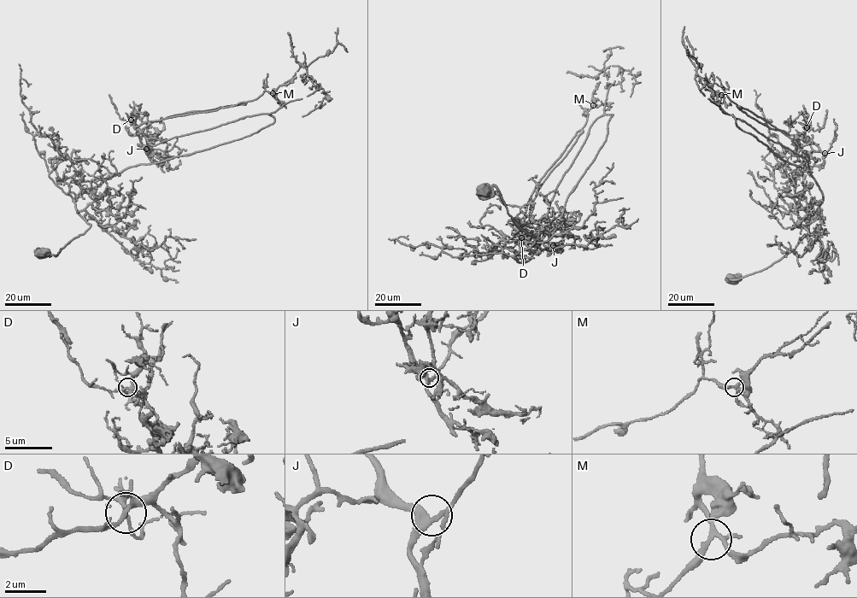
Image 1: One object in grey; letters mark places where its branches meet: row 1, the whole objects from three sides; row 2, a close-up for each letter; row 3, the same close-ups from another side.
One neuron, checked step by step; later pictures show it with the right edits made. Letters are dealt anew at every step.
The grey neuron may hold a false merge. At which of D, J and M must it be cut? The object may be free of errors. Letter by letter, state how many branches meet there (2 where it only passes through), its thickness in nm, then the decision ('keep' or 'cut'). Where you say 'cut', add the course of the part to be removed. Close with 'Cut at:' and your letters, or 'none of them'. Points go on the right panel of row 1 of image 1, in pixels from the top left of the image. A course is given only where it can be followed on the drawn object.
D: 4 branches meet; 200 nm thick; keep
J: 4 branches meet; 260 nm thick; keep
M: 4 branches meet; 200 nm thick; keep
Cut at: none of them

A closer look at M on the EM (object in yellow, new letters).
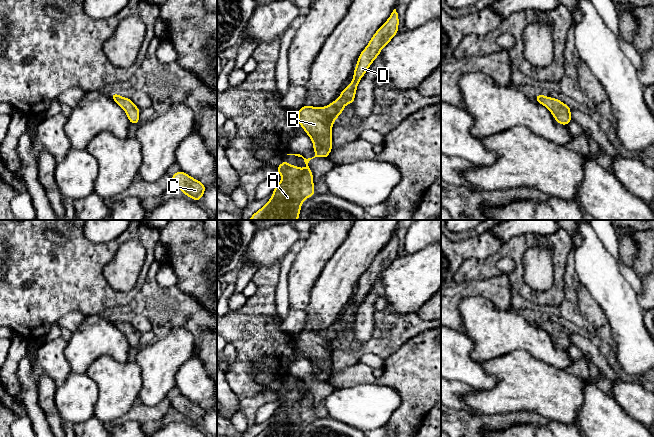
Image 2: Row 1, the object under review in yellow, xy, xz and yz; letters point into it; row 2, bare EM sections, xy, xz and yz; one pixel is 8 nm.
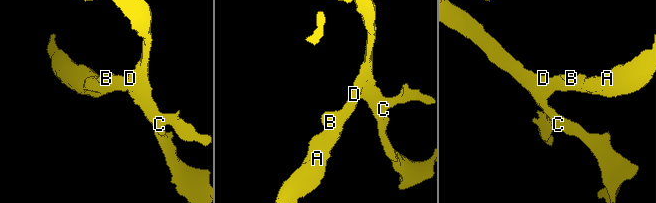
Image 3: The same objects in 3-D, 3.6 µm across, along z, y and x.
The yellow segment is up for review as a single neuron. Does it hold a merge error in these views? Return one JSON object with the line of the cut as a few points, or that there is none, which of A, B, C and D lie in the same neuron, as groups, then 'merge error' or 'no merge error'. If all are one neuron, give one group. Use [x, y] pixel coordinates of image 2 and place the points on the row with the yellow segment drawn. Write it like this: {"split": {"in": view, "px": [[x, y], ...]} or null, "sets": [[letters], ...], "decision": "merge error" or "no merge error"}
{"split": null, "sets": [["A", "B", "C", "D"]], "decision": "no merge error"}

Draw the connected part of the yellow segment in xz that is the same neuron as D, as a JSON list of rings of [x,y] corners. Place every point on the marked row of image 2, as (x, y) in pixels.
[[[394,9],[359,54],[353,79],[341,91],[340,96],[325,107],[304,105],[297,110],[297,121],[305,130],[305,134],[311,138],[315,156],[306,159],[300,154],[287,154],[302,157],[306,168],[290,165],[284,159],[275,169],[277,175],[284,175],[283,178],[274,188],[270,200],[248,220],[298,220],[303,201],[316,194],[313,172],[308,166],[309,161],[315,157],[329,158],[333,149],[331,133],[335,120],[343,113],[346,104],[354,104],[361,78],[380,55],[383,47],[398,34],[398,27],[399,15]]]

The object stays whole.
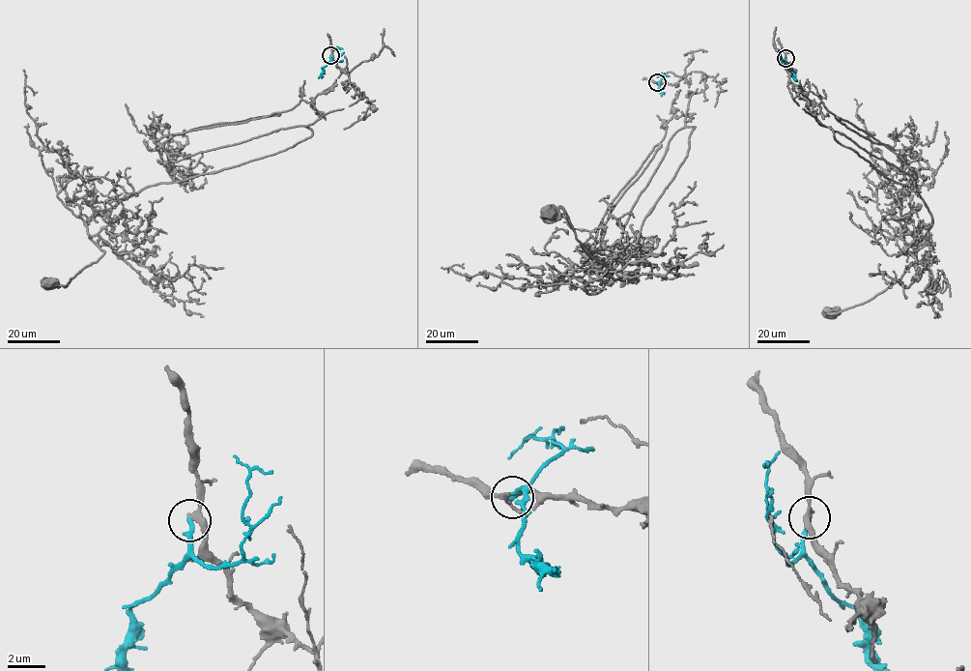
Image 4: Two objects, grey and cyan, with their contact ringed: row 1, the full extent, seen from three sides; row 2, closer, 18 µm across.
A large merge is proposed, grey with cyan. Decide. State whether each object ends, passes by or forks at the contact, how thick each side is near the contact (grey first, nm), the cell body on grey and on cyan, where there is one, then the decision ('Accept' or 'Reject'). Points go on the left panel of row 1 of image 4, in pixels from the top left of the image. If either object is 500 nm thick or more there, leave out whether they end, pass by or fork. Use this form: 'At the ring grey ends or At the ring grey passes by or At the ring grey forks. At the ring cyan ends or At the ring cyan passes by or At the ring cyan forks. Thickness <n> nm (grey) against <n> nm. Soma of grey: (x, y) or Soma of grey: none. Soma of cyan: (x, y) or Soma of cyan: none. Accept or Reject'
At the ring grey passes by. At the ring cyan ends. Thickness 240 nm (grey) against 220 nm. Soma of grey: (50, 283). Soma of cyan: none. Reject

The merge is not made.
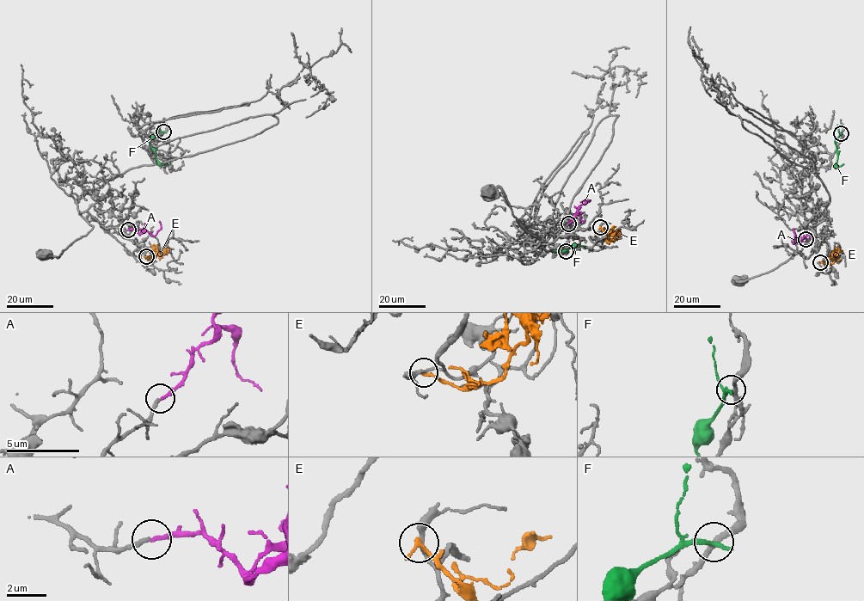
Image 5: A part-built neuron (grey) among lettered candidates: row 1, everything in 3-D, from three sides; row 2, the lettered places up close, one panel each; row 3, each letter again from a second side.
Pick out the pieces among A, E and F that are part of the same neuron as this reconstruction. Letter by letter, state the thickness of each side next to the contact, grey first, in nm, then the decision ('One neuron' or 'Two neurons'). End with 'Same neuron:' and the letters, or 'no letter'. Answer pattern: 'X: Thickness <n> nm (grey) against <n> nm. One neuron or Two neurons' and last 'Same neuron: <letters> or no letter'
A: Thickness 220 nm (grey) against 190 nm. One neuron
E: Thickness 220 nm (grey) against 240 nm. Two neurons
F: Thickness 280 nm (grey) against 280 nm. Two neurons
Same neuron: A

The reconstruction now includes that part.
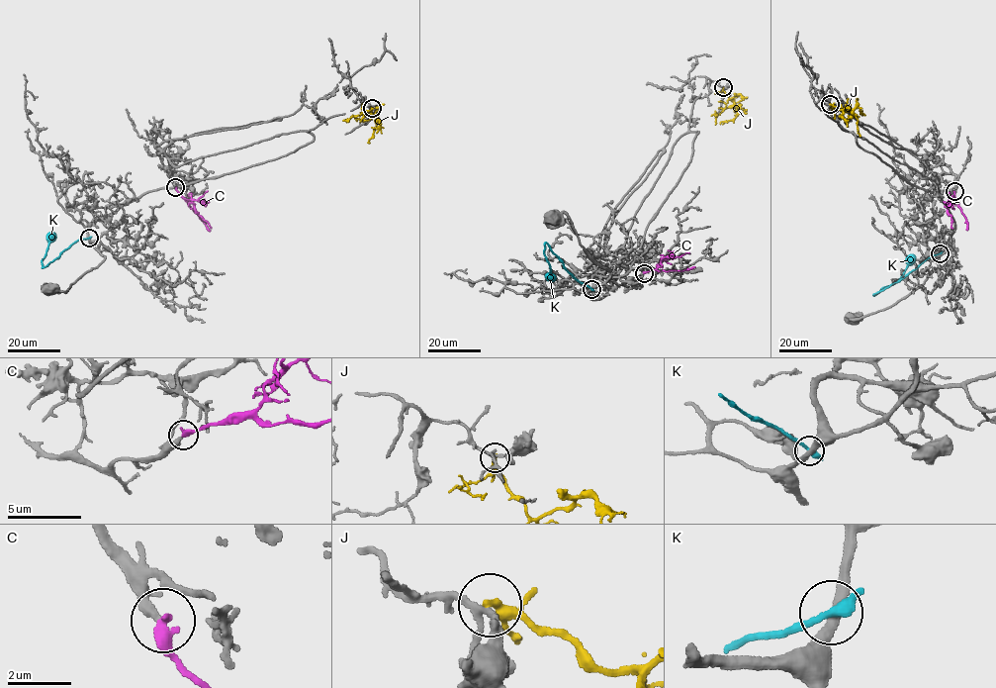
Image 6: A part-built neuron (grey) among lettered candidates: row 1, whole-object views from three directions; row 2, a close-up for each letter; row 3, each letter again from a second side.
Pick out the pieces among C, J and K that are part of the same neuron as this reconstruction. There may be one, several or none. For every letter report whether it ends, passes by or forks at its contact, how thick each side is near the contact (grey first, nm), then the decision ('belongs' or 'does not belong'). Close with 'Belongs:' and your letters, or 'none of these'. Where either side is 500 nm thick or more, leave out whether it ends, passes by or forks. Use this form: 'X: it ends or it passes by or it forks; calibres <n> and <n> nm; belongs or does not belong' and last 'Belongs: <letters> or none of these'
C: it ends; calibres 280 and 400 nm; belongs
J: it forks; calibres 170 and 200 nm; does not belong
K: it passes by; calibres 320 and 280 nm; does not belong
Belongs: C

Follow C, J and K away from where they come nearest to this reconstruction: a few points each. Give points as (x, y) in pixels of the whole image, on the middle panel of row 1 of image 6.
C: (644, 273), (657, 267), (665, 257), (689, 253)
J: (723, 87), (739, 113), (732, 120), (720, 124)
K: (590, 289), (565, 269), (547, 243), (544, 256), (554, 276), (551, 279)

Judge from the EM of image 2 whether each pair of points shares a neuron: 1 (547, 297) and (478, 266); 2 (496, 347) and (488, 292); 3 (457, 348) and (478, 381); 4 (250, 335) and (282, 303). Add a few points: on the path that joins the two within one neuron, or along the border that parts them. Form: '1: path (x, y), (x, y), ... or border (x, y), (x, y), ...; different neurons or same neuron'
1: path (524, 289), (518, 283), (518, 260), (501, 253); same neuron
2: border (466, 296), (481, 296), (498, 308), (510, 308); different neurons
3: path (457, 356), (457, 359), (471, 373); same neuron
4: border (276, 285), (275, 308), (280, 317); different neurons

